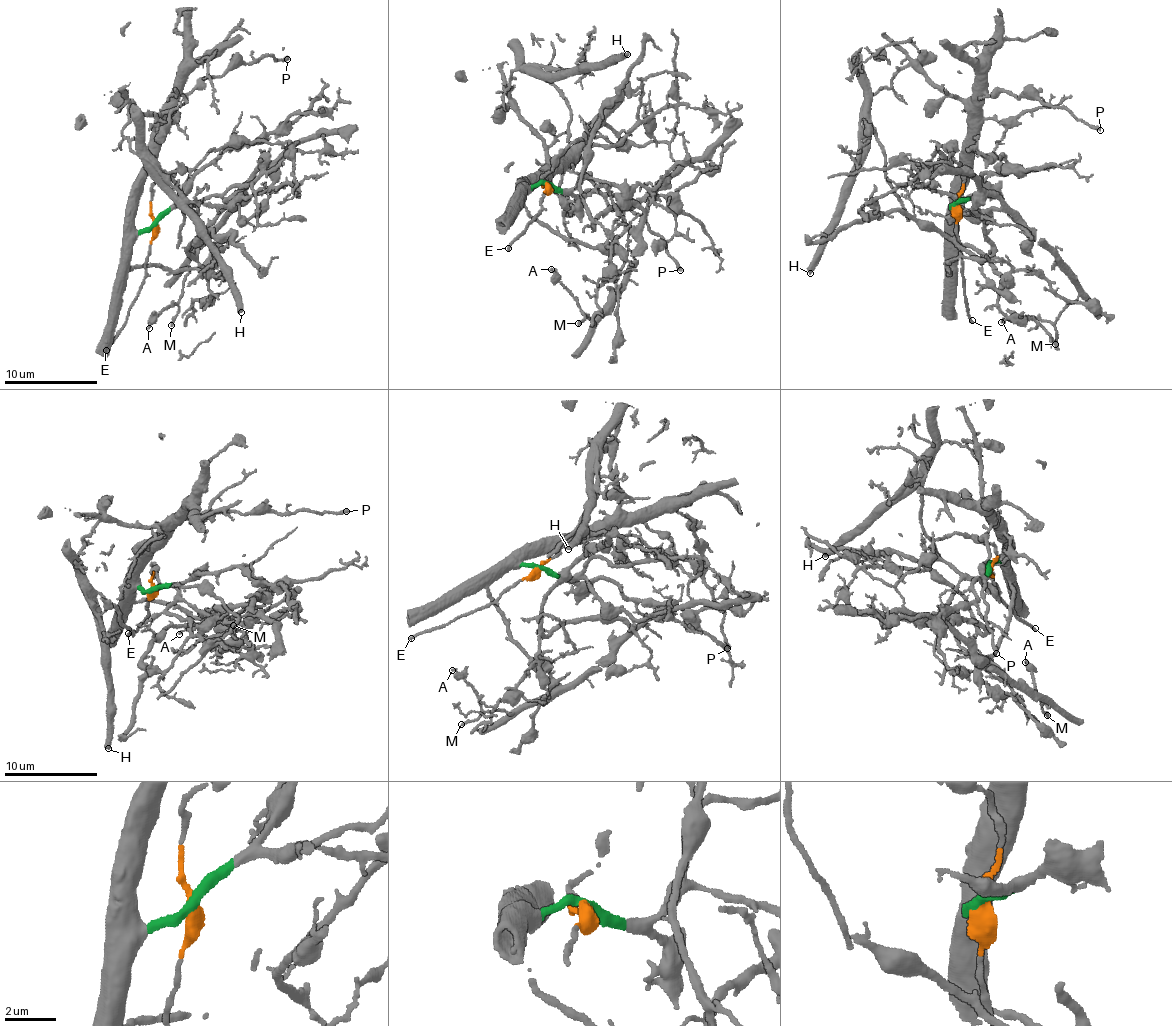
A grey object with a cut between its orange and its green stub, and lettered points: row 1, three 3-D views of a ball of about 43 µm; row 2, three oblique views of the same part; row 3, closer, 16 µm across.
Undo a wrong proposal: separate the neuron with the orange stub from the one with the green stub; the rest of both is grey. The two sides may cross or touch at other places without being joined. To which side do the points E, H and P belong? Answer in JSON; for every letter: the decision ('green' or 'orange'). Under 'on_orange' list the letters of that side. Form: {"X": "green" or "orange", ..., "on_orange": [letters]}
{"E": "orange", "H": "green", "P": "green", "on_orange": ["E"]}

